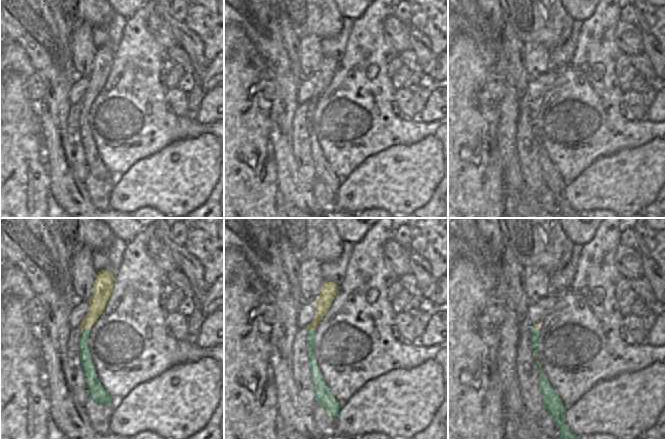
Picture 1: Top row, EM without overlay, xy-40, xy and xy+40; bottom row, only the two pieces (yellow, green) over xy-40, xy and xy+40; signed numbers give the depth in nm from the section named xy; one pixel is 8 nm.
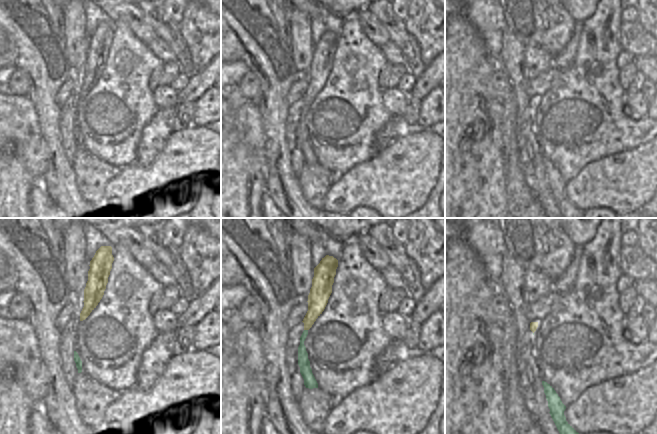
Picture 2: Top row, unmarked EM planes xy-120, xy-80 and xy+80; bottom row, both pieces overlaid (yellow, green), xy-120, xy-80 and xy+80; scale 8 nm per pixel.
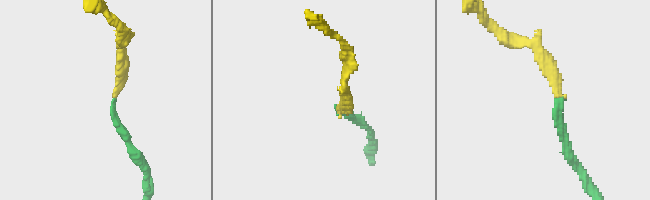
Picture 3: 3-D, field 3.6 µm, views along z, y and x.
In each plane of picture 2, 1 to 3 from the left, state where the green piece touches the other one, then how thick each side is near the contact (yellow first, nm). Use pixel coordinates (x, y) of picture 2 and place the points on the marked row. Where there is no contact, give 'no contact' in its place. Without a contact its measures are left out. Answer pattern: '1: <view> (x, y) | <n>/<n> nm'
1: no contact
2: xy-80 (306, 329) | 160/90 nm
3: no contact

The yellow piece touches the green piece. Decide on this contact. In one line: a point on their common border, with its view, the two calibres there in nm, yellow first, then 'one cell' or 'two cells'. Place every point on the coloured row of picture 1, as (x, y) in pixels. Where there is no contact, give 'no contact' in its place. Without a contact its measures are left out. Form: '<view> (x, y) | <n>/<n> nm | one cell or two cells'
xy-40 (87, 329) | 140/90 nm | one cell

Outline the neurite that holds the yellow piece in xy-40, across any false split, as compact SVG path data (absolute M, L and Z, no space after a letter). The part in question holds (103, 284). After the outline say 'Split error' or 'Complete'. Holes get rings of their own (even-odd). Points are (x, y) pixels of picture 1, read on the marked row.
M108 270L97 272L93 283L93 293L89 301L89 309L82 321L81 337L79 339L79 355L81 357L81 367L85 375L85 383L89 391L89 398L106 406L110 406L113 399L105 391L103 385L97 377L93 361L89 355L89 335L97 319L103 313L107 301L113 289L114 275Z. Split error

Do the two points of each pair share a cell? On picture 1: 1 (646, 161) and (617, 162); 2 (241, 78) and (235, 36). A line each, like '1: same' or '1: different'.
1: same
2: different

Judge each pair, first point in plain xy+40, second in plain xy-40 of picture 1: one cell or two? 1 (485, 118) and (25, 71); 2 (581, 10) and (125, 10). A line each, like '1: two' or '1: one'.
1: two
2: one

